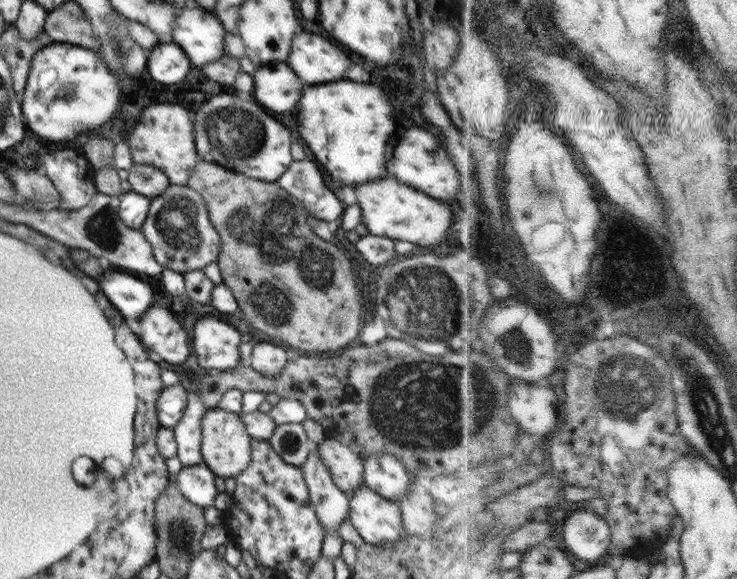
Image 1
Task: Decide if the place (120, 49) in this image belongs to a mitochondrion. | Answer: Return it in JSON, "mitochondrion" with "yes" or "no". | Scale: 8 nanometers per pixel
{"mitochondrion":"yes"}

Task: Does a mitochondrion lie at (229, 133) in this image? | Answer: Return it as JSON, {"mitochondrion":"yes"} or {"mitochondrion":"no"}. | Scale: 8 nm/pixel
{"mitochondrion":"yes"}

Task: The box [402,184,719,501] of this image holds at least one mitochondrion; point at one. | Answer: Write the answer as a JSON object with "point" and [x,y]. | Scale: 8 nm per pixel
{"point":[628,388]}

